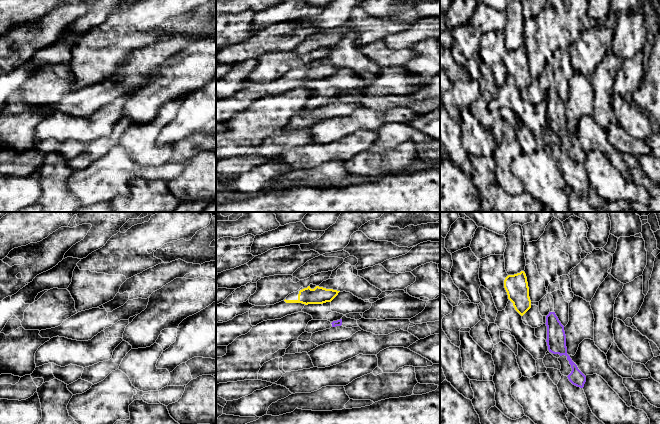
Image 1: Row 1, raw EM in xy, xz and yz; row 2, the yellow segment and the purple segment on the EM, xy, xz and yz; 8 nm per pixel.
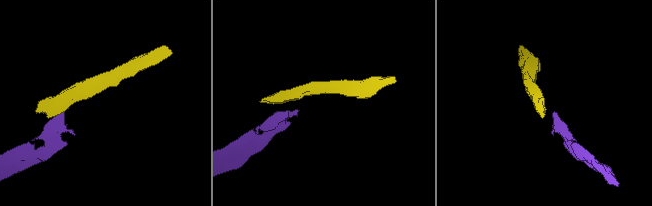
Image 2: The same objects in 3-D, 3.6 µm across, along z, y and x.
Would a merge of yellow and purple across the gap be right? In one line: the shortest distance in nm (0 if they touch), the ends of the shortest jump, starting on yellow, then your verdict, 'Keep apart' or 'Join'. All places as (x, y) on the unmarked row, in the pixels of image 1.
Distance 150 nm. Across: yz (530, 83), (546, 92). Keep apart

